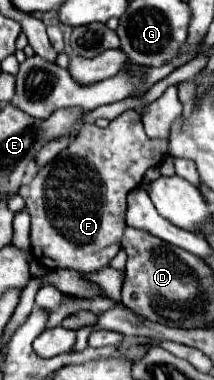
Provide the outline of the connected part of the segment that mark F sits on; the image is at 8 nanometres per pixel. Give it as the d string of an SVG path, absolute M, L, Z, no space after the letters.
M124 111L120 117L110 121L106 129L84 123L78 137L56 155L48 165L44 165L30 185L20 189L20 195L26 201L26 209L32 217L32 253L34 259L46 269L74 269L78 273L92 273L108 267L108 263L120 251L120 239L124 233L124 211L126 197L136 189L144 173L162 163L168 155L166 139L150 139L144 133L142 119L136 111Z

